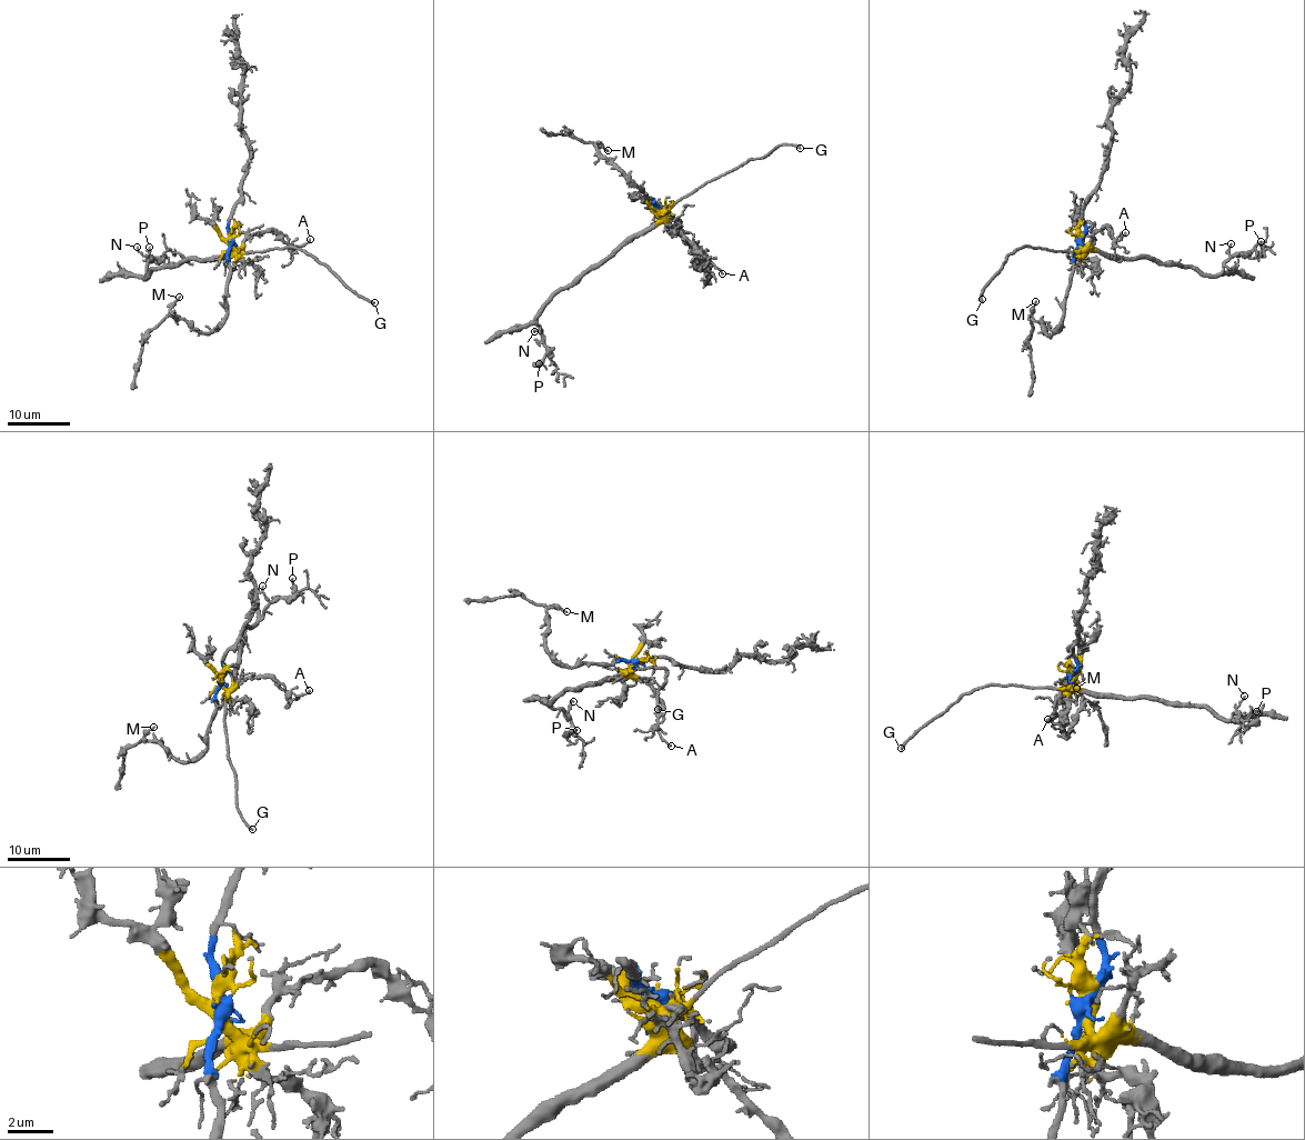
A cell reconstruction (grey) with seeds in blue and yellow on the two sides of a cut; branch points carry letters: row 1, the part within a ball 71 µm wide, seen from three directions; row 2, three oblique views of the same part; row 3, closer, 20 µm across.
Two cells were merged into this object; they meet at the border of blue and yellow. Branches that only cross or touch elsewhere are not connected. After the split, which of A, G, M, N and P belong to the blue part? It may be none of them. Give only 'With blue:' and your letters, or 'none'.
With blue: M

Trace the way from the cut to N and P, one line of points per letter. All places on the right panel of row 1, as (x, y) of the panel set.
N: (1080, 241), (1088, 250), (1116, 257), (1152, 259), (1192, 267), (1207, 274), (1218, 274), (1230, 256), (1231, 243)
P: (1080, 241), (1088, 250), (1116, 257), (1187, 264), (1218, 274), (1232, 257), (1243, 253), (1253, 258), (1261, 241)

